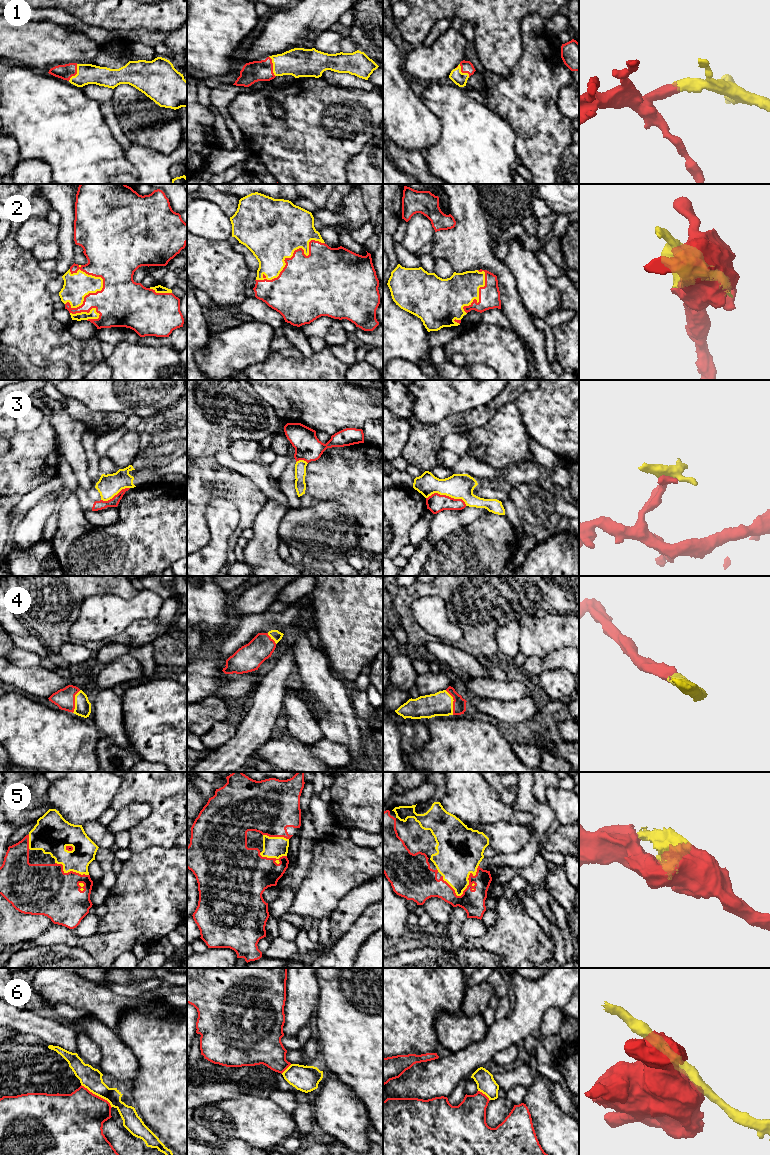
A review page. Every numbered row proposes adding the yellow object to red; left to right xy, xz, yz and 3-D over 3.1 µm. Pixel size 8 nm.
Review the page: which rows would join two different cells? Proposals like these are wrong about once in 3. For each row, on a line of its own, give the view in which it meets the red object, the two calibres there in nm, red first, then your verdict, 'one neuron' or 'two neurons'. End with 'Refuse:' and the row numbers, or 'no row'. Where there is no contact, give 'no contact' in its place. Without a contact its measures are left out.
1: contact in yz; calibres 100 and 110 nm; one neuron
2: contact in xz; calibres 440 and 480 nm; one neuron
3: contact in yz; calibres 150 and 200 nm; two neurons
4: contact in yz; calibres 110 and 190 nm; one neuron
5: contact in yz; calibres 190 and 320 nm; one neuron
6: contact in xy; calibres 420 and 170 nm; two neurons
Refuse: 3, 6

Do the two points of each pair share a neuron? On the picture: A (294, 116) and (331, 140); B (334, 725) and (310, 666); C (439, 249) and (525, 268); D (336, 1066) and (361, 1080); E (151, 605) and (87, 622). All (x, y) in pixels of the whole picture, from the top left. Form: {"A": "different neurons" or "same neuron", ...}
{"A": "same neuron", "B": "same neuron", "C": "different neurons", "D": "same neuron", "E": "same neuron"}

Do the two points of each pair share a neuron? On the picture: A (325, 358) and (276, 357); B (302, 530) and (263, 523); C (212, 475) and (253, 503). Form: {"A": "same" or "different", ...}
{"A": "same", "B": "different", "C": "same"}

